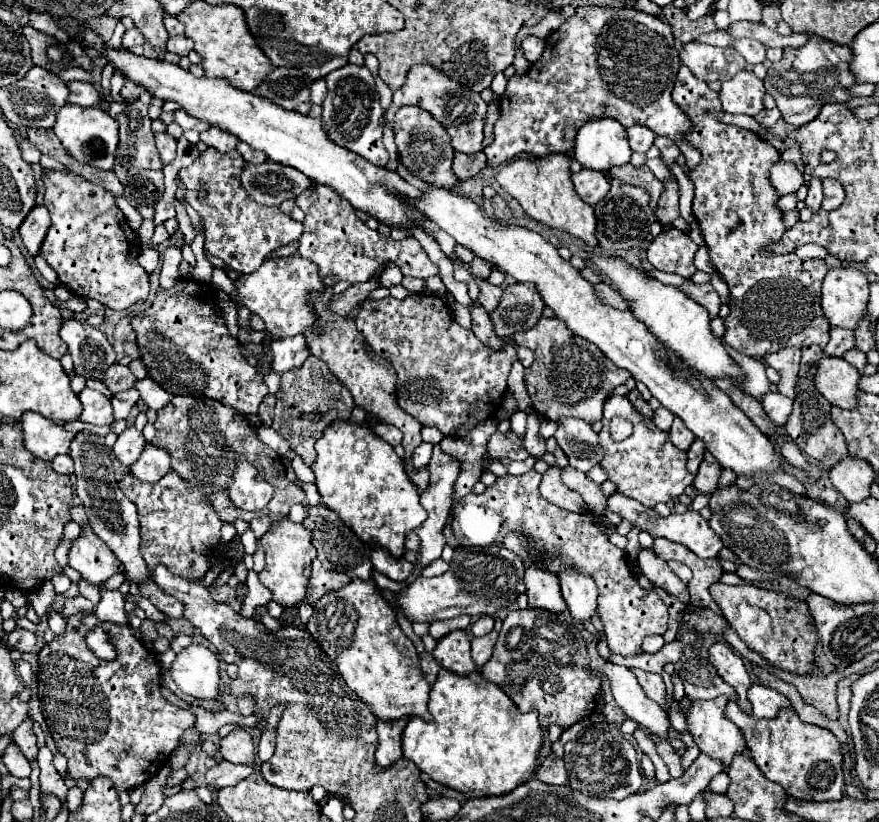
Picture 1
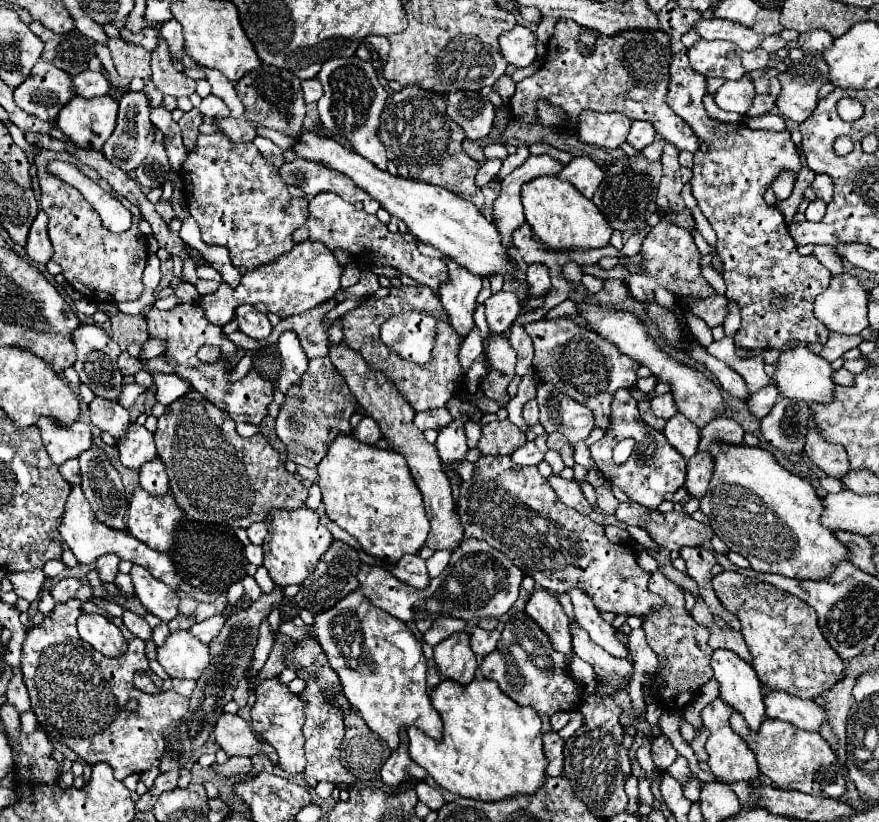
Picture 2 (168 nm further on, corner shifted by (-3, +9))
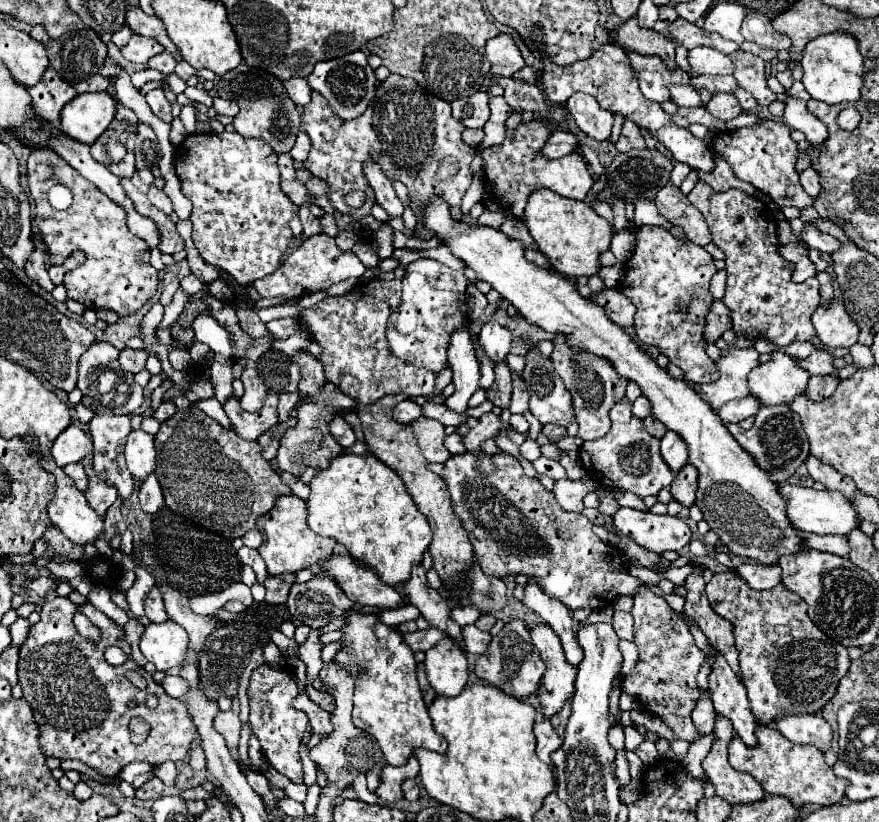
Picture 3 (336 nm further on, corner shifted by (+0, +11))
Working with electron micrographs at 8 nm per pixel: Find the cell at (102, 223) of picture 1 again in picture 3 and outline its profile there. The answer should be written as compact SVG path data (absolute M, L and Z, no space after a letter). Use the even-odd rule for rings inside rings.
M36 149L30 153L28 157L28 187L30 187L30 195L36 201L36 225L42 233L42 239L48 247L48 259L50 265L62 265L66 261L66 257L76 251L82 249L86 253L86 261L84 265L80 265L74 271L68 271L64 275L64 287L68 291L68 297L84 303L88 309L114 309L120 317L126 317L134 311L138 311L150 297L154 297L156 289L158 289L158 271L150 265L150 247L146 245L146 241L142 241L138 235L130 233L130 229L126 227L126 209L120 207L118 203L114 203L110 197L106 197L94 183L86 181L78 171L70 169L70 165L52 149ZM50 165L56 167L56 171L50 171ZM54 185L66 185L72 195L74 195L74 203L66 209L66 211L56 211L50 203L48 203L48 191Z

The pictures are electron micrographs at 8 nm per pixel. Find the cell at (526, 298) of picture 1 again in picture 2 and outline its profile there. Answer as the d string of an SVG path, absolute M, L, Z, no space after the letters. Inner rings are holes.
M531 263L527 269L527 289L529 297L541 297L551 289L551 279L549 271L541 263Z

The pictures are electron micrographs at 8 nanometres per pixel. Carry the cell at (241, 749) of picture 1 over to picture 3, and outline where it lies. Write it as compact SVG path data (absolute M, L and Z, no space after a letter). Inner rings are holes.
M218 711L214 717L214 729L226 739L226 745L234 759L238 759L238 741L240 741L240 719L232 711Z

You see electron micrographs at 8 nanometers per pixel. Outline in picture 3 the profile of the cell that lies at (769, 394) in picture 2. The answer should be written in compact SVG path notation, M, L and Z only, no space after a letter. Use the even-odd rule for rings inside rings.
M752 395L742 397L742 399L734 399L726 405L722 405L722 409L718 411L718 417L724 423L740 423L746 417L752 417L760 411L760 401Z

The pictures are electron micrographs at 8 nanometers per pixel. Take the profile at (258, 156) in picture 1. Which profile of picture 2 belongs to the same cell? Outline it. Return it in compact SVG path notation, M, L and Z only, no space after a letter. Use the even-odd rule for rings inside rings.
M257 137L257 139L253 139L253 143L255 143L257 149L265 155L265 159L269 159L271 163L275 163L275 165L283 165L283 163L285 163L283 151L281 151L273 141L269 141L269 139L265 139L265 137Z

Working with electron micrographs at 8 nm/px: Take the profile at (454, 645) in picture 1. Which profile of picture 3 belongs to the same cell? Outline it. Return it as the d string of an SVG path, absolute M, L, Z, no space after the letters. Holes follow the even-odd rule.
M450 637L426 651L426 675L438 695L456 697L468 683L468 661L462 645Z

